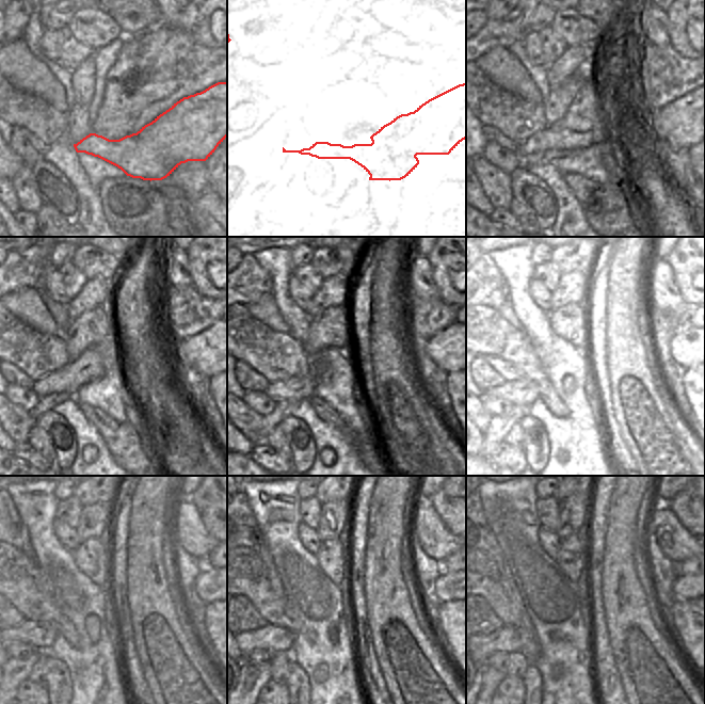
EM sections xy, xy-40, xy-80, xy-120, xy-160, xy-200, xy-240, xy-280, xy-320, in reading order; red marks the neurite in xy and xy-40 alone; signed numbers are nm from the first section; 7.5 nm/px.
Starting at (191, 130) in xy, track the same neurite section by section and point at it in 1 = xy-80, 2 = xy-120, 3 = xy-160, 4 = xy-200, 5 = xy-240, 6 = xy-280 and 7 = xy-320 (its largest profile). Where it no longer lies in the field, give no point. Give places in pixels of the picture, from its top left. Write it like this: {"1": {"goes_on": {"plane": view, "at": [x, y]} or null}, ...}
{"1": {"goes_on": {"plane": "xy-80", "at": [683, 123]}}, "2": {"goes_on": {"plane": "xy-120", "at": [205, 352]}}, "3": {"goes_on": {"plane": "xy-160", "at": [444, 348]}}, "4": {"goes_on": {"plane": "xy-200", "at": [683, 345]}}, "5": {"goes_on": {"plane": "xy-240", "at": [205, 582]}}, "6": {"goes_on": {"plane": "xy-280", "at": [444, 587]}}, "7": {"goes_on": {"plane": "xy-320", "at": [683, 587]}}}

